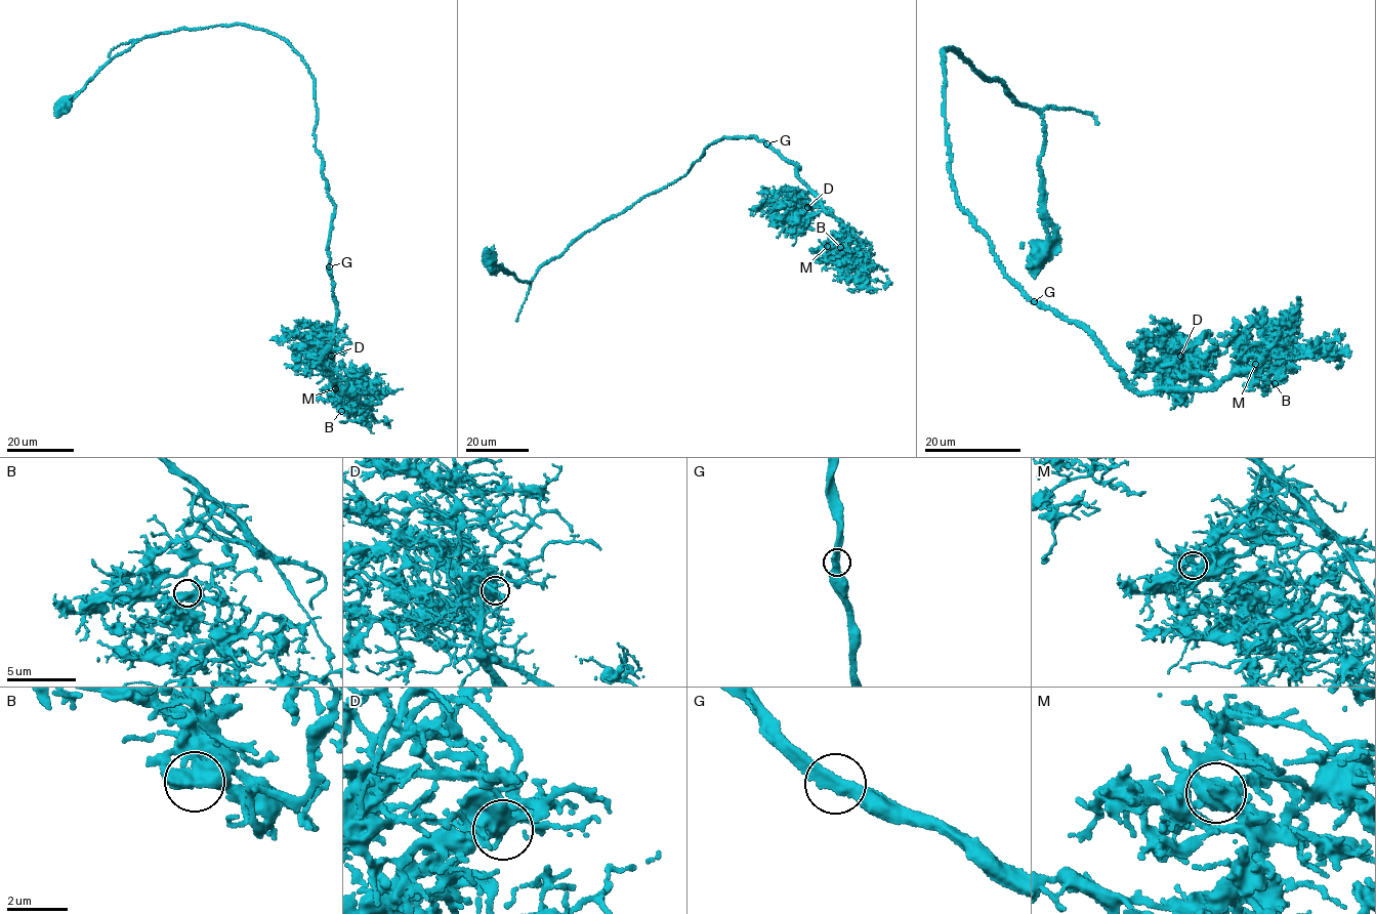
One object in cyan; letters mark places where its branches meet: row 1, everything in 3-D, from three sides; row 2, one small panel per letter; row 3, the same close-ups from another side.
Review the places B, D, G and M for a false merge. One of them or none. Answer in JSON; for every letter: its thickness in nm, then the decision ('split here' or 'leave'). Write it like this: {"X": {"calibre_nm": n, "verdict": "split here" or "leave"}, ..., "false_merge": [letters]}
{"B": {"calibre_nm": 480, "verdict": "leave"}, "D": {"calibre_nm": 480, "verdict": "leave"}, "G": {"calibre_nm": 440, "verdict": "leave"}, "M": {"calibre_nm": 440, "verdict": "leave"}, "false_merge": []}

